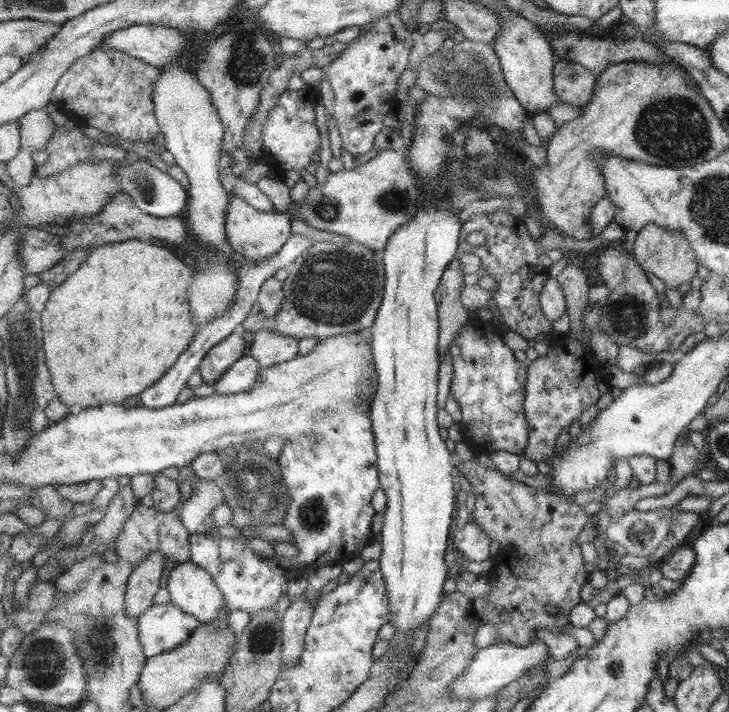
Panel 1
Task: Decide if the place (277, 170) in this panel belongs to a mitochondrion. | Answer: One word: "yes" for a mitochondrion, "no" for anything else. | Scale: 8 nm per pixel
no

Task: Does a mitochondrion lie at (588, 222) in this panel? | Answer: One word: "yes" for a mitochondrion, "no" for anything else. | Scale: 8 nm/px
no

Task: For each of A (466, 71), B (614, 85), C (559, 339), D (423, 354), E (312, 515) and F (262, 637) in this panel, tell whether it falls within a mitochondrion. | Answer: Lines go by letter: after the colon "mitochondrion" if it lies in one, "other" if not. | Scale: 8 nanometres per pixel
A: mitochondrion
B: other
C: other
D: other
E: mitochondrion
F: mitochondrion

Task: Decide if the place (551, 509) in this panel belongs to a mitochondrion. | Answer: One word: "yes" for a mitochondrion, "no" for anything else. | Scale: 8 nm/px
no

